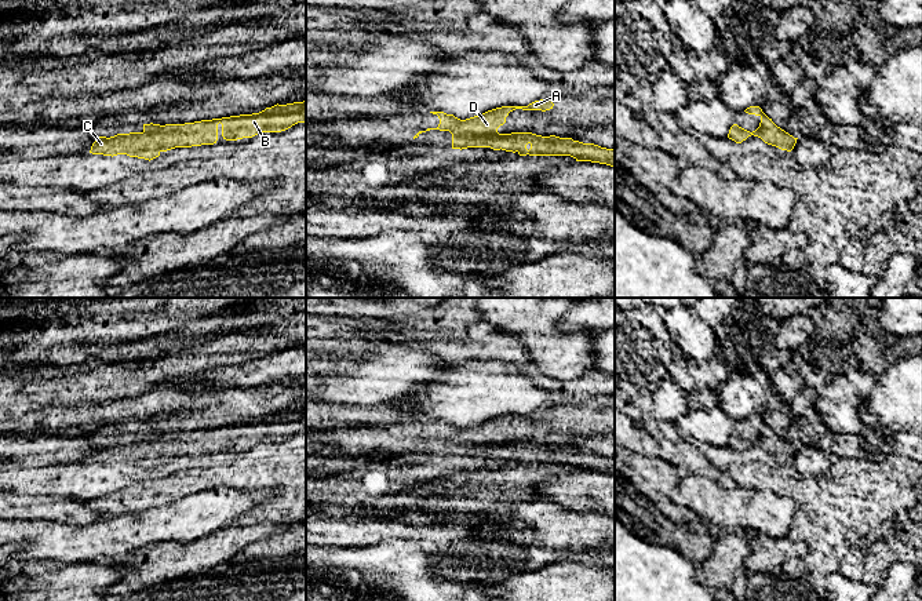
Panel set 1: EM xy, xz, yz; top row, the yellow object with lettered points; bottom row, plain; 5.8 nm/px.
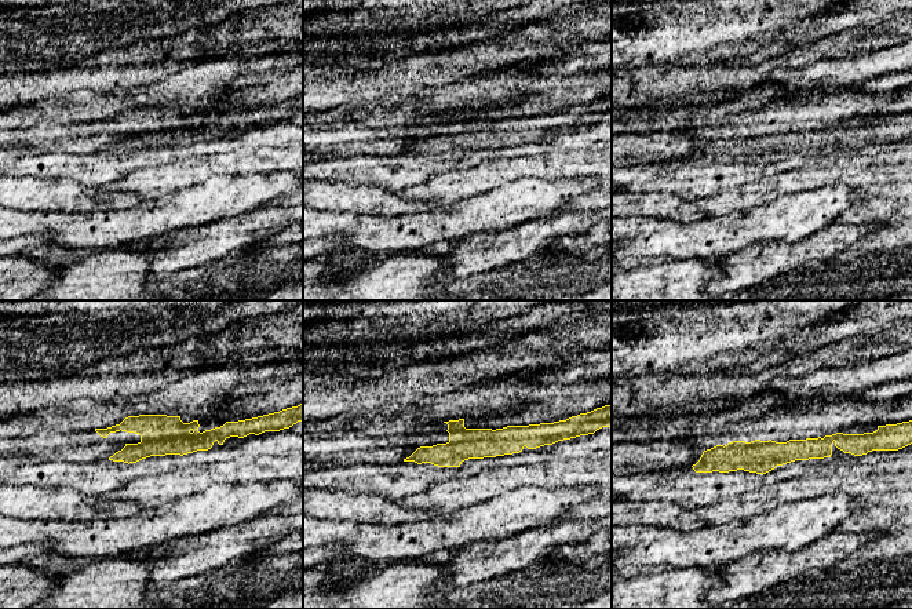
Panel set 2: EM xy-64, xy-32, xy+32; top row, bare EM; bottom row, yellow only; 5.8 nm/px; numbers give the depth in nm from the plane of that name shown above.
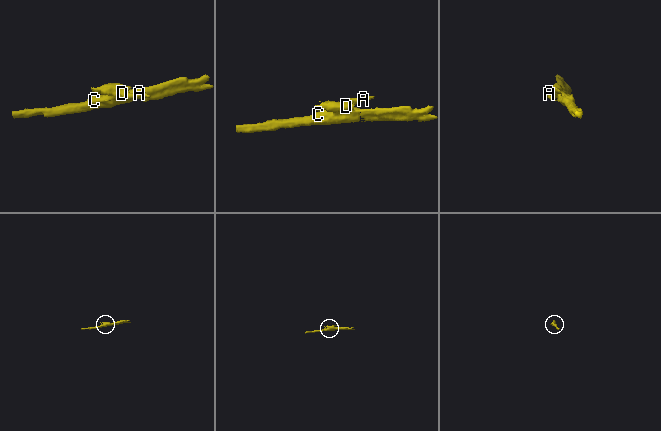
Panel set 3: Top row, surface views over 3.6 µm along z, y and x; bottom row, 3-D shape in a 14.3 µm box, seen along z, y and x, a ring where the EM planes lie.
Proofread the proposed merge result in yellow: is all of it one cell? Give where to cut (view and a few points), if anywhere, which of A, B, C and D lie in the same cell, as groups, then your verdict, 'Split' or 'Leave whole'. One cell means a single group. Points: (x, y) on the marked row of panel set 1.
No split. Groups: A B C D. Leave whole

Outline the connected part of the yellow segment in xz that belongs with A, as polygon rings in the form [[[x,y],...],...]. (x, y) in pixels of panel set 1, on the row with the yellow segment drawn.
[[[540,99],[528,106],[496,108],[466,120],[444,112],[430,112],[438,116],[440,124],[437,128],[427,128],[426,131],[449,131],[452,134],[452,149],[491,147],[493,150],[517,152],[520,156],[571,156],[576,161],[591,161],[615,167],[615,149],[555,135],[542,136],[532,132],[498,132],[498,128],[506,123],[509,113],[515,109],[546,112],[553,109],[553,106],[551,99]]]

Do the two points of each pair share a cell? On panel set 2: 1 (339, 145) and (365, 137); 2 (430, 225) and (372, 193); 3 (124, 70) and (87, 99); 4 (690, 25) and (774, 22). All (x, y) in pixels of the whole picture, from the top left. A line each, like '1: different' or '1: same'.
1: same
2: different
3: different
4: same

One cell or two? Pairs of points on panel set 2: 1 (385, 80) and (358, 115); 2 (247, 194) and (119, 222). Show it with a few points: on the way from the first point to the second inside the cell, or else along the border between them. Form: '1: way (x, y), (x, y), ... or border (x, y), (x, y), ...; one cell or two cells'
1: border (401, 95), (389, 93), (376, 99), (345, 102); two cells
2: way (215, 199), (150, 219); one cell

